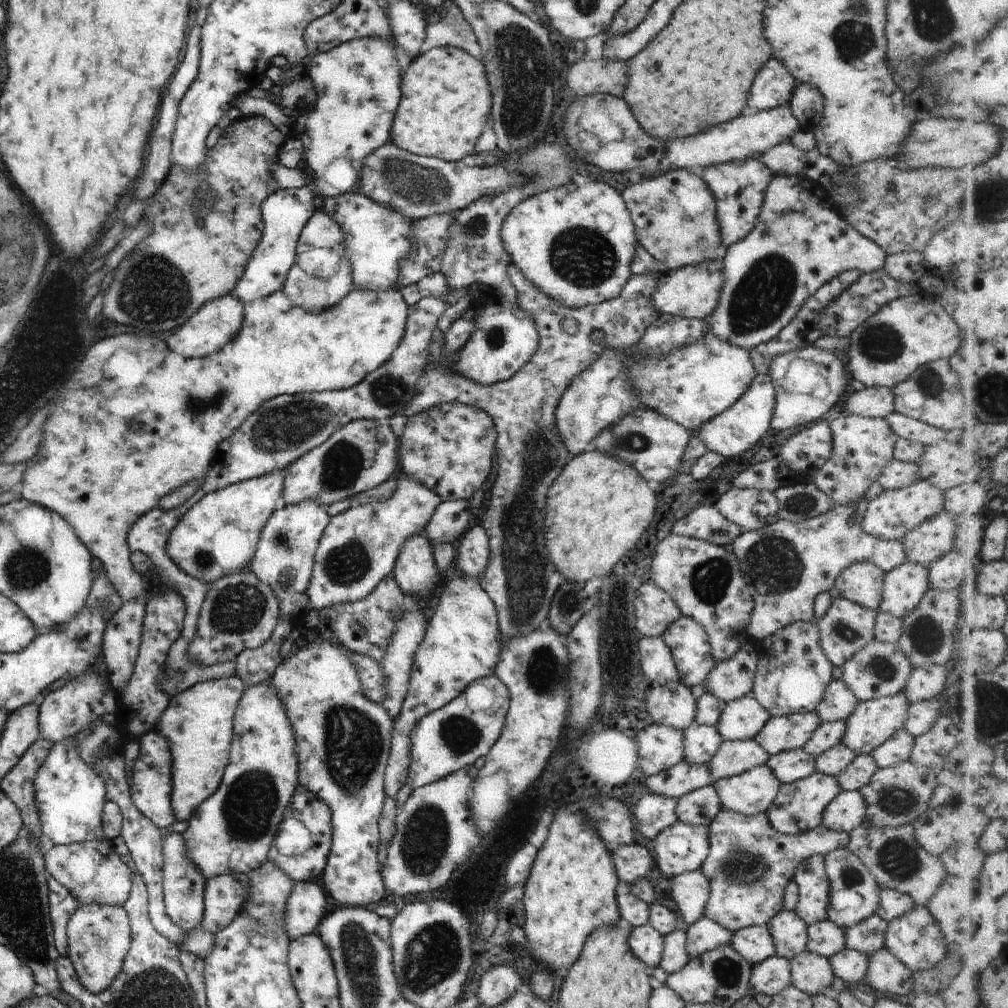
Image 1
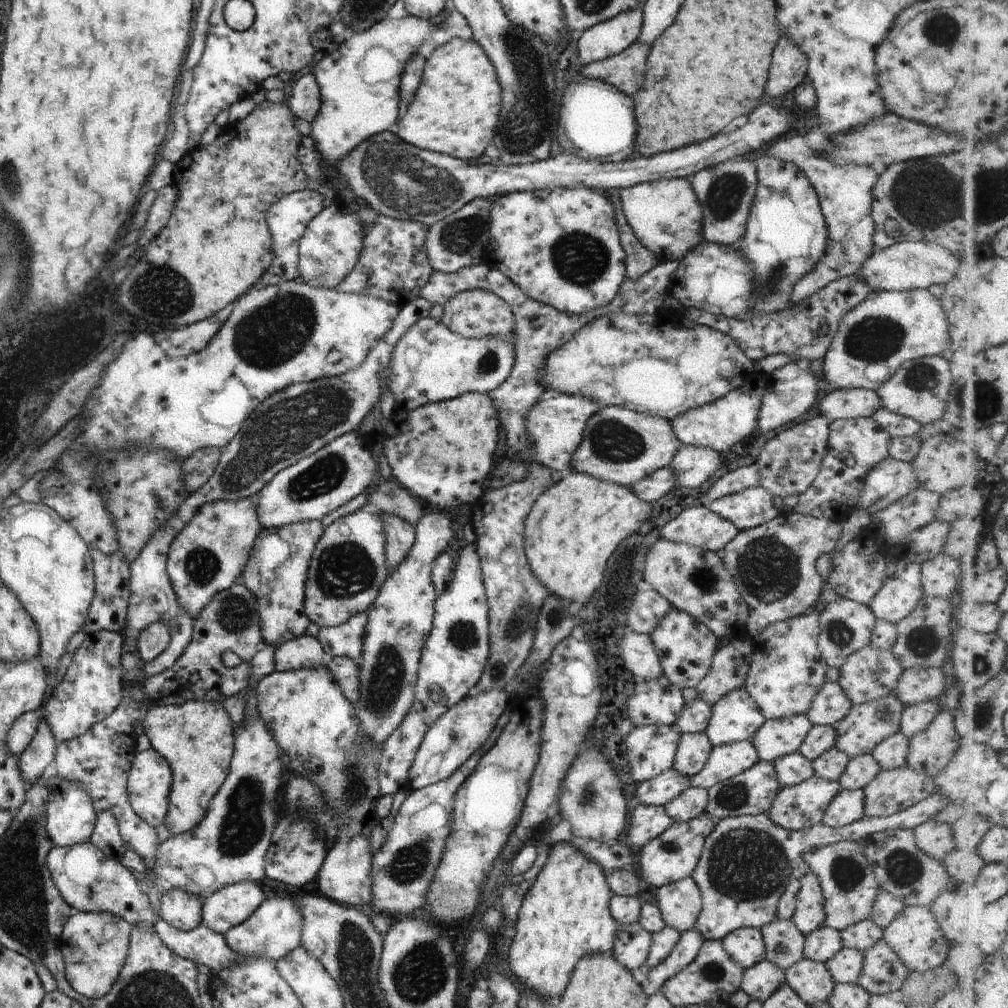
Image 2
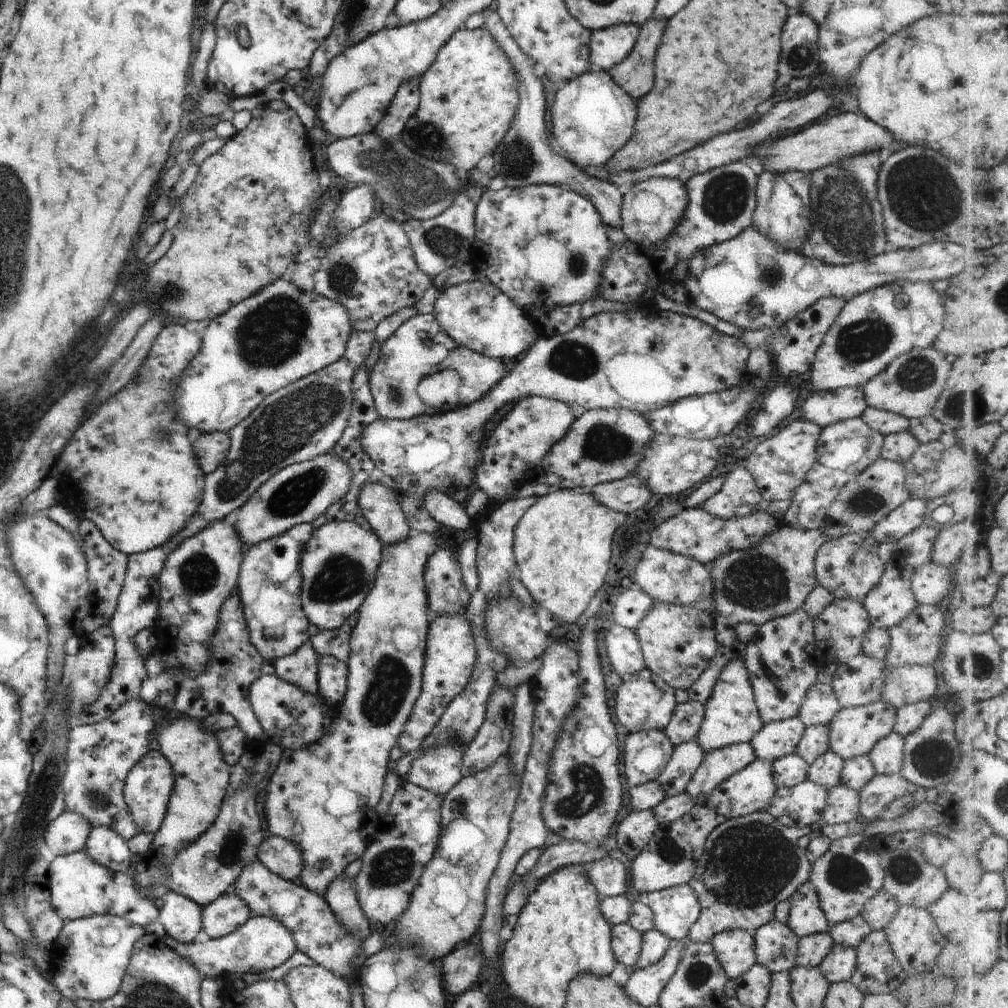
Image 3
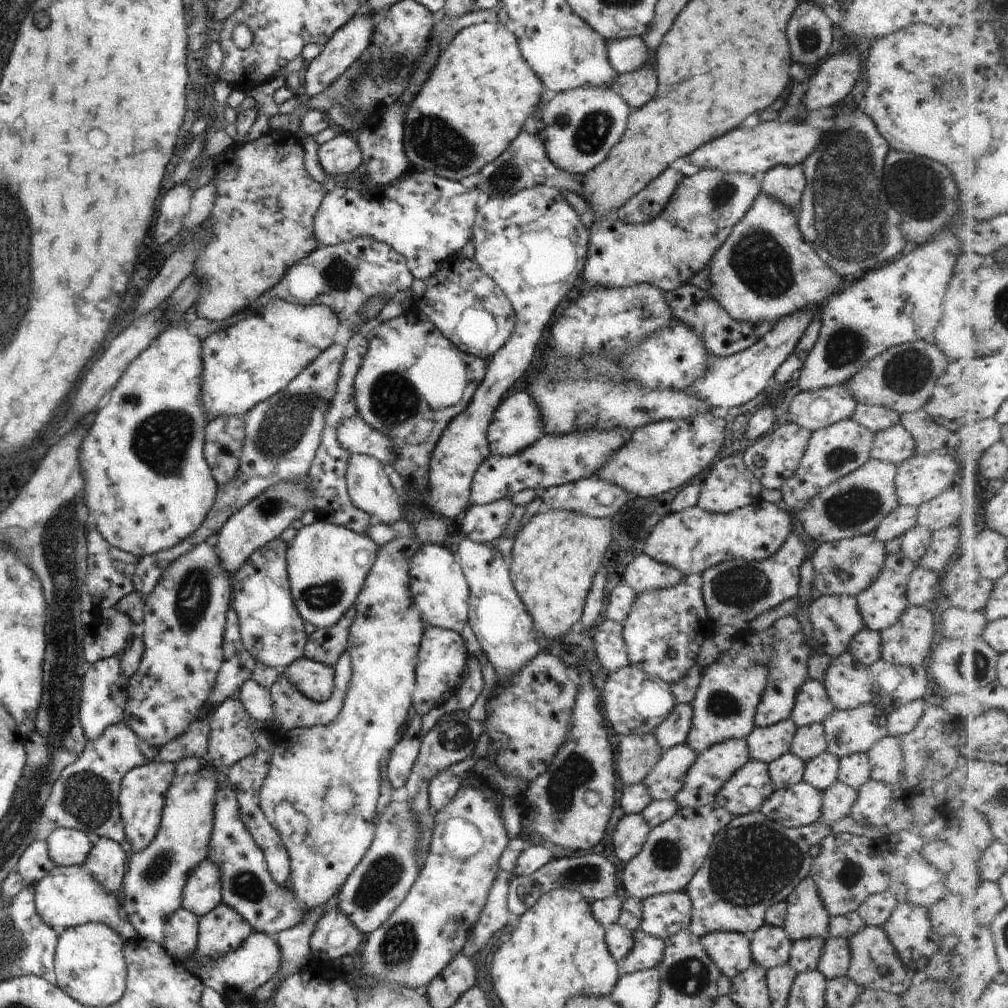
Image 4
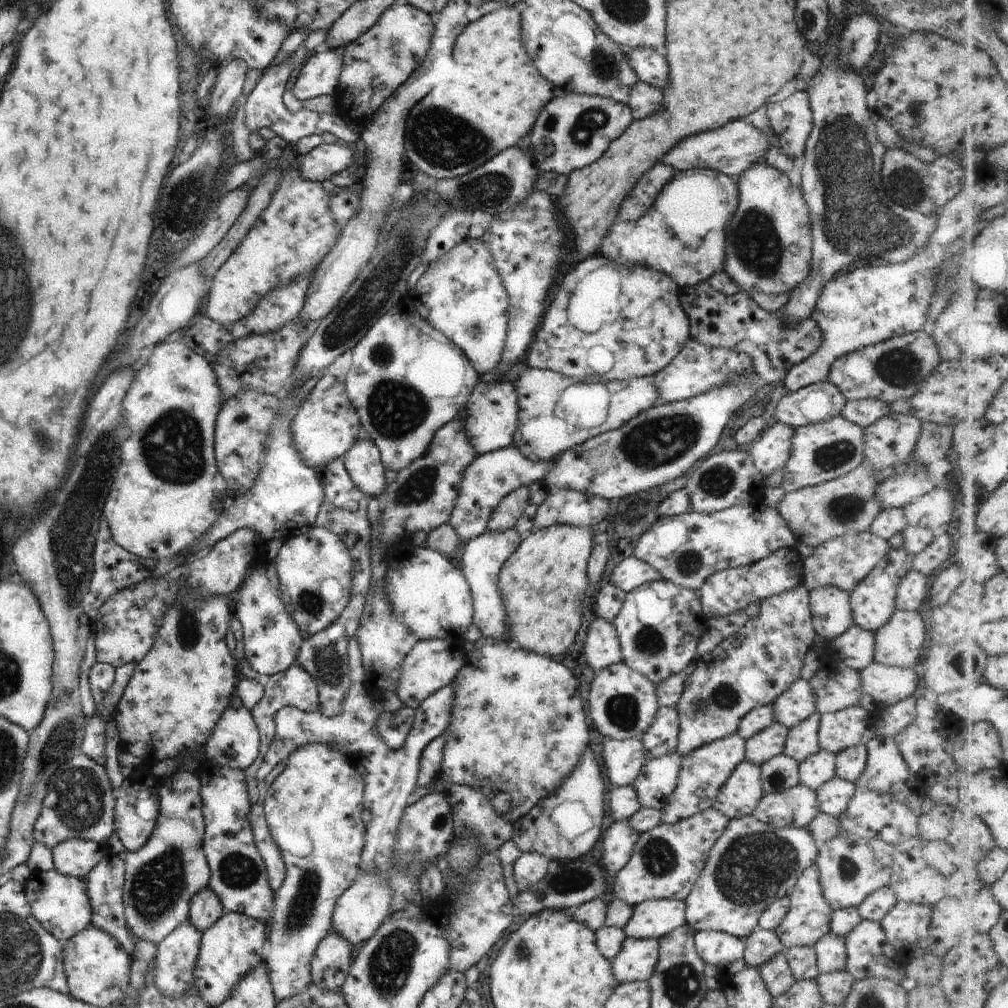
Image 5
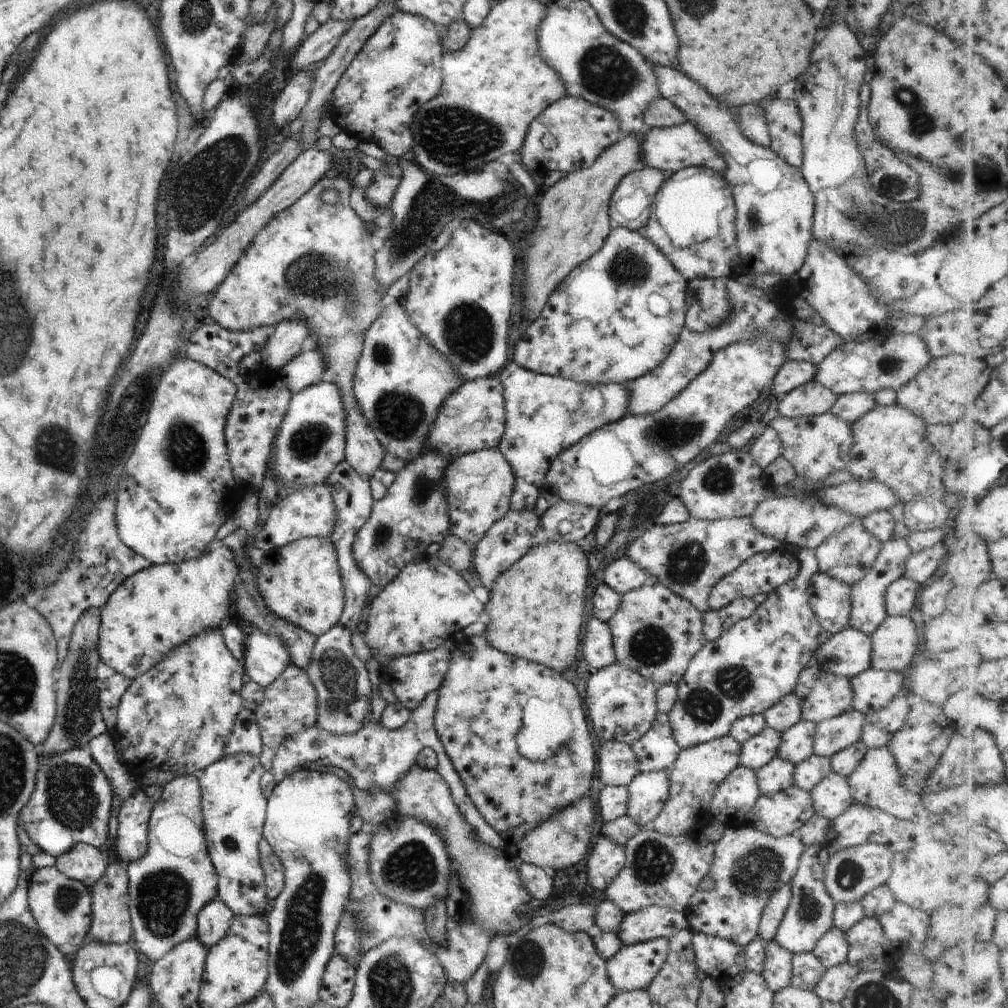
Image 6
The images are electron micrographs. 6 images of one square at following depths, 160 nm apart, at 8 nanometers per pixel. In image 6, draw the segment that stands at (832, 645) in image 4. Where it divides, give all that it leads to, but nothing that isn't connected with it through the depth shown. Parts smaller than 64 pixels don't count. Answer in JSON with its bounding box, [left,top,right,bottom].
[808,571,851,634]

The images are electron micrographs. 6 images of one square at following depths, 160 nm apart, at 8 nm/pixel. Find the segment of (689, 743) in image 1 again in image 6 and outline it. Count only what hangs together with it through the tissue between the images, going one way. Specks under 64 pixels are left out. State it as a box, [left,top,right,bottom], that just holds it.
[626,771,669,828]

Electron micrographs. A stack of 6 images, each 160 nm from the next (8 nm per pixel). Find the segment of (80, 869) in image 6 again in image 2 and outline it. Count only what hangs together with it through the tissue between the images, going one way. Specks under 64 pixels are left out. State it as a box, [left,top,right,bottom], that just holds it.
[44,775,97,847]

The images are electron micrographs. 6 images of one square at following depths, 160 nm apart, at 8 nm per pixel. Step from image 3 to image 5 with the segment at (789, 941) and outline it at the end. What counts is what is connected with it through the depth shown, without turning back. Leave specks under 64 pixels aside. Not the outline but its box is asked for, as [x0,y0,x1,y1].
[743,928,784,969]

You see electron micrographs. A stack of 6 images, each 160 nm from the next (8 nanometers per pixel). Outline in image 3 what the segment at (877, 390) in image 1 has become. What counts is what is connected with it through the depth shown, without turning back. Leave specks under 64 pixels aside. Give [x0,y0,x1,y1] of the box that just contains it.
[801,387,868,429]

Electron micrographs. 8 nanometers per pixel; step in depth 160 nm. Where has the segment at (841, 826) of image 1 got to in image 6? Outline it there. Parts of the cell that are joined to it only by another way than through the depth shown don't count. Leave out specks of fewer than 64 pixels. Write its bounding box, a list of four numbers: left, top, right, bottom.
[809,771,854,821]

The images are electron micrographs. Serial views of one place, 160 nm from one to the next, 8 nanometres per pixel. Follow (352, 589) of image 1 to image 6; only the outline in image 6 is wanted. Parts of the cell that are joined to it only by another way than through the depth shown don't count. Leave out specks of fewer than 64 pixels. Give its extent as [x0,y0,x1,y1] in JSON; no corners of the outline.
[257,538,343,637]

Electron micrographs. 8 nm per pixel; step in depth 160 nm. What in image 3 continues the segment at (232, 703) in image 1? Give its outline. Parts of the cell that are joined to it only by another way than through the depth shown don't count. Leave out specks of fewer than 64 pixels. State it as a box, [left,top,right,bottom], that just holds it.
[148,717,230,862]

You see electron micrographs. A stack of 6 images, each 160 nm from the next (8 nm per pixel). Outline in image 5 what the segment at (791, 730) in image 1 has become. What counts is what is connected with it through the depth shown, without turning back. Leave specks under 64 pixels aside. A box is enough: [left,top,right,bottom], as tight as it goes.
[745,722,789,766]

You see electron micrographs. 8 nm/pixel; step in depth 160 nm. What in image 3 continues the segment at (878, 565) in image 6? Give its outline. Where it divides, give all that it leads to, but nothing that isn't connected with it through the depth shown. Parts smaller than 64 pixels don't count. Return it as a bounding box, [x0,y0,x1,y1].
[862,558,917,630]

